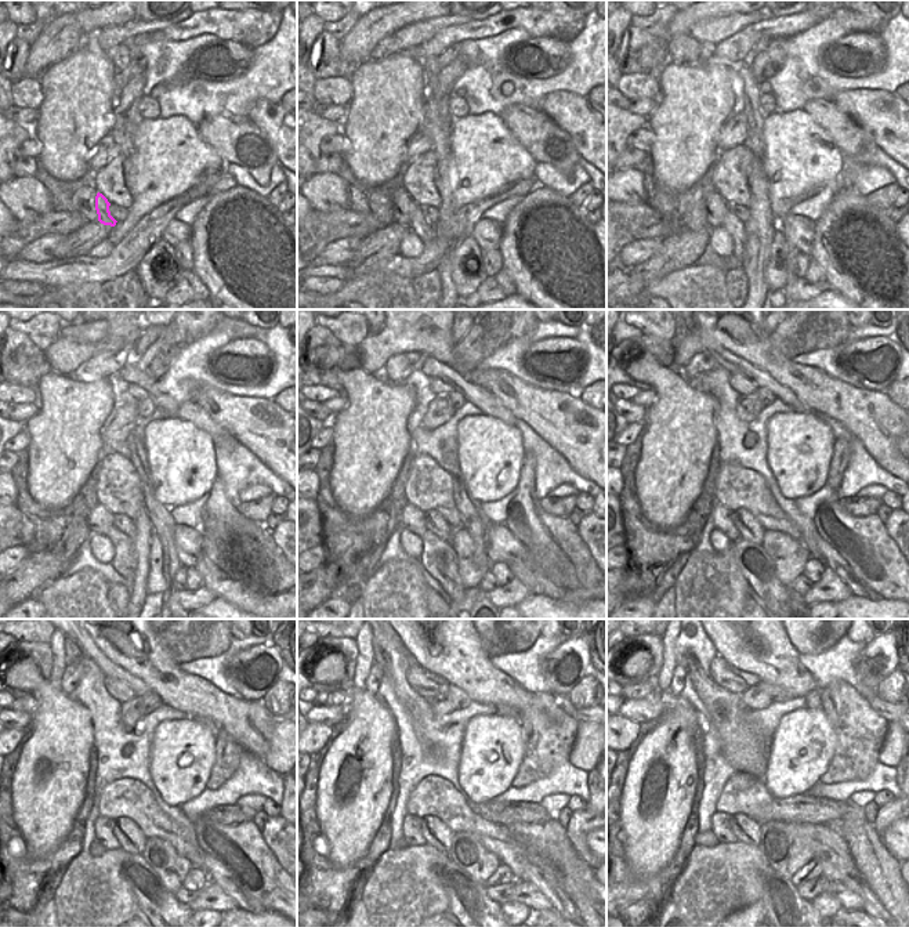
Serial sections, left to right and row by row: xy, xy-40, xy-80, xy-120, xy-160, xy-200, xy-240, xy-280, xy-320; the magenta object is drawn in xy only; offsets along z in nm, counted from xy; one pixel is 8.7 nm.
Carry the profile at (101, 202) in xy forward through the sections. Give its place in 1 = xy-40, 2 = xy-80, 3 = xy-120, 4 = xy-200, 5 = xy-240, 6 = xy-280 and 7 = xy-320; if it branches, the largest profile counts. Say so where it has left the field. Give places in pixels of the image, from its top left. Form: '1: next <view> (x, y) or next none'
1: next xy-40 (420, 225)
2: next xy-80 (732, 224)
3: next xy-120 (123, 561)
4: next xy-200 (756, 567)
5: next xy-240 (144, 882)
6: next xy-280 (455, 880)
7: next xy-320 (770, 879)

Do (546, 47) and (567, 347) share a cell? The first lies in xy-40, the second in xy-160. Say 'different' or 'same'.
same

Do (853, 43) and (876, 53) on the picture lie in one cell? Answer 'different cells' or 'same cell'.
same cell

